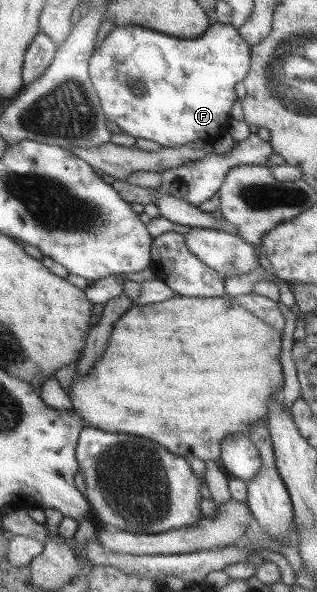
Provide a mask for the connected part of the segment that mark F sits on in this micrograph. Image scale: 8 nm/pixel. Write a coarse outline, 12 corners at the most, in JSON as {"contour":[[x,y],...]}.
{"contour":[[114,26],[88,58],[102,113],[178,147],[227,132],[251,46]]}

